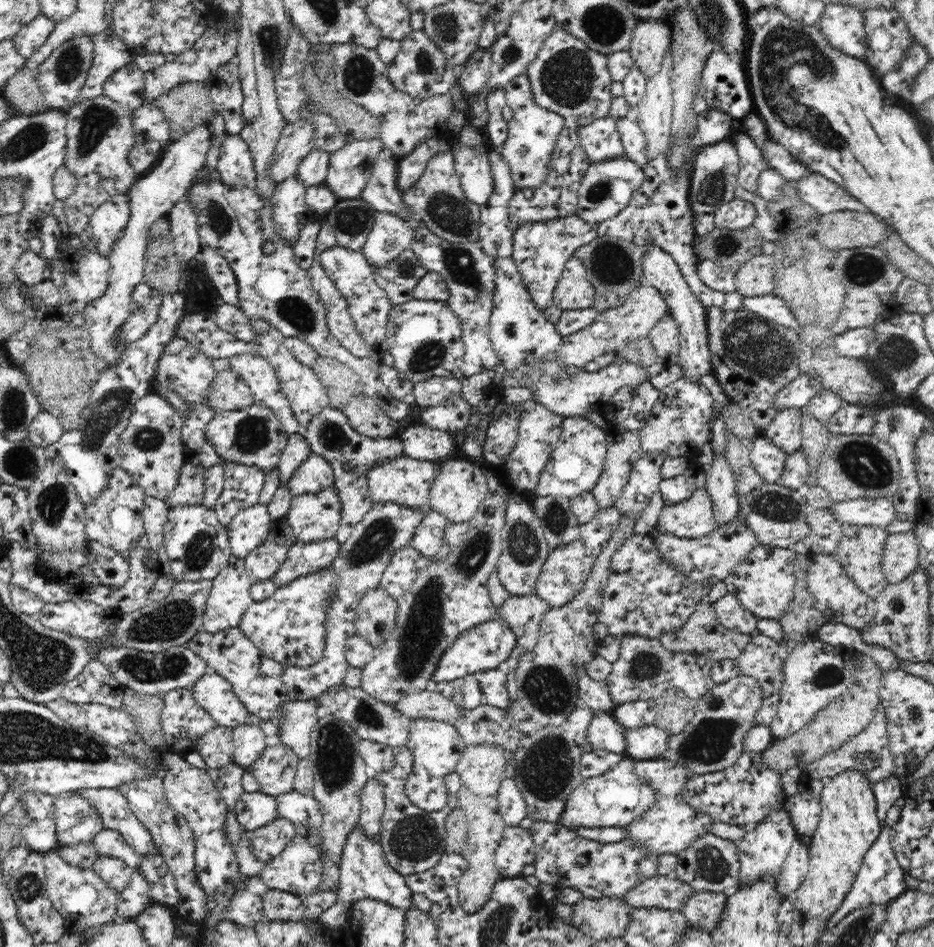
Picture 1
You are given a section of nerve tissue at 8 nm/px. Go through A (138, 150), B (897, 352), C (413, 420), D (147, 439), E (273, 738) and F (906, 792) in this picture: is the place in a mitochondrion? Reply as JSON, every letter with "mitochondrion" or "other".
{"A":"other","B":"mitochondrion","C":"other","D":"mitochondrion","E":"other","F":"other"}

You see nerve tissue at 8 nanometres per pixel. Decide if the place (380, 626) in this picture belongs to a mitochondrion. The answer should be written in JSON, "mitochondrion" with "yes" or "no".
{"mitochondrion":"yes"}

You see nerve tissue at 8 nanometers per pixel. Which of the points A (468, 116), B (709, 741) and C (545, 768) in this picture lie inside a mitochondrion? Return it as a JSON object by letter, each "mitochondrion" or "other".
{"A":"other","B":"mitochondrion","C":"mitochondrion"}

